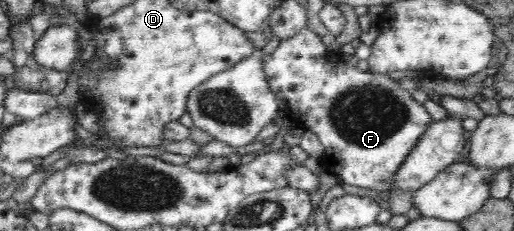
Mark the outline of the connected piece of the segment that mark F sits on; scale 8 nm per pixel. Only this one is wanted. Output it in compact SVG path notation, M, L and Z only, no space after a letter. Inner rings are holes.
M307 26L296 37L280 43L273 54L262 56L262 63L272 92L288 103L294 124L314 132L323 144L325 150L320 161L324 169L346 184L390 192L396 171L433 122L424 104L416 102L412 92L401 88L398 81L388 75L360 71L358 67L335 60L321 38Z

